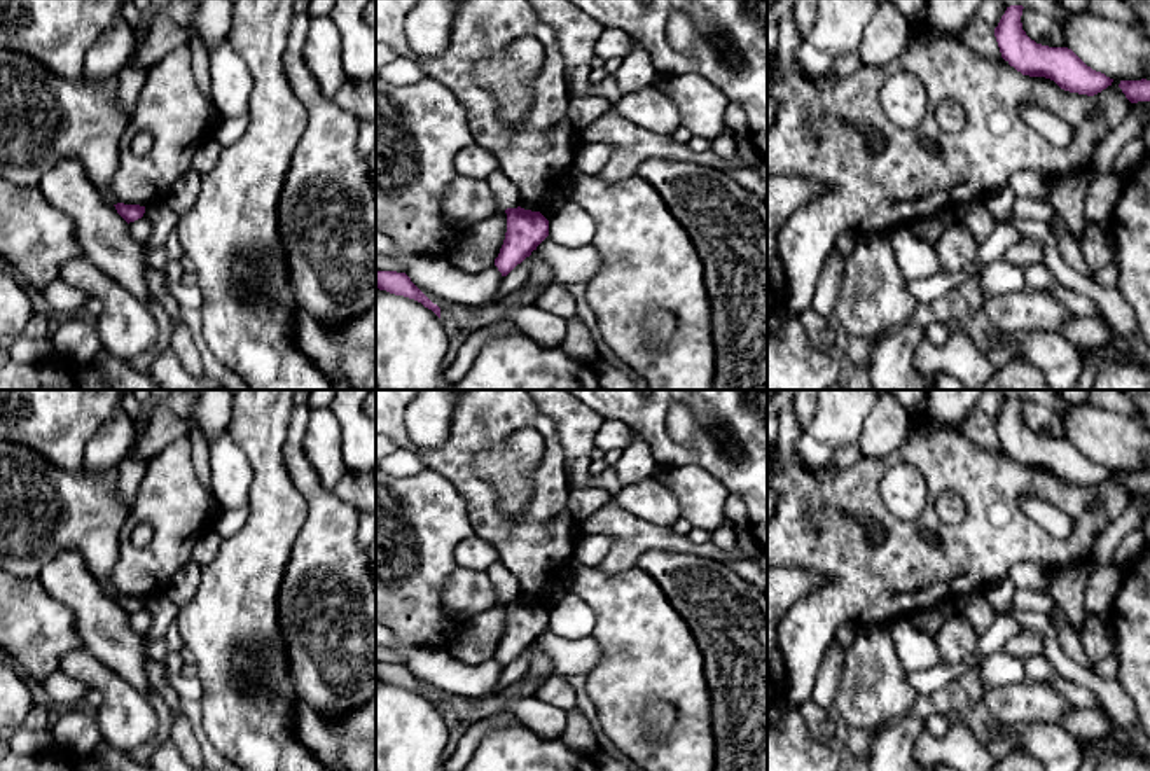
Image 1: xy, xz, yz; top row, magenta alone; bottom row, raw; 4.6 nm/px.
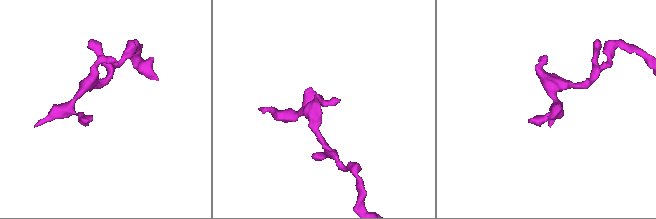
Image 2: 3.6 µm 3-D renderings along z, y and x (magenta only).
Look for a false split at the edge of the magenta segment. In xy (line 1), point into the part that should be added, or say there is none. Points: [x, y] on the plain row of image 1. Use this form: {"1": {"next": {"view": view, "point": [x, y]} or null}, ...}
{"1": {"next": null}}

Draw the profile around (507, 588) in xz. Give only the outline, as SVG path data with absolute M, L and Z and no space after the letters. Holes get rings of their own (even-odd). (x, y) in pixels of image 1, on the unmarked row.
M496 561L489 570L488 575L493 579L495 591L502 600L517 600L519 598L519 582L516 577L500 563Z

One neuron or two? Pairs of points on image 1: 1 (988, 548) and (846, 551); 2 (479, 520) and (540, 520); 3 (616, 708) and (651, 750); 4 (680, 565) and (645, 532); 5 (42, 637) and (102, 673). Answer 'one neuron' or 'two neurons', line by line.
1: one neuron
2: one neuron
3: one neuron
4: two neurons
5: two neurons

